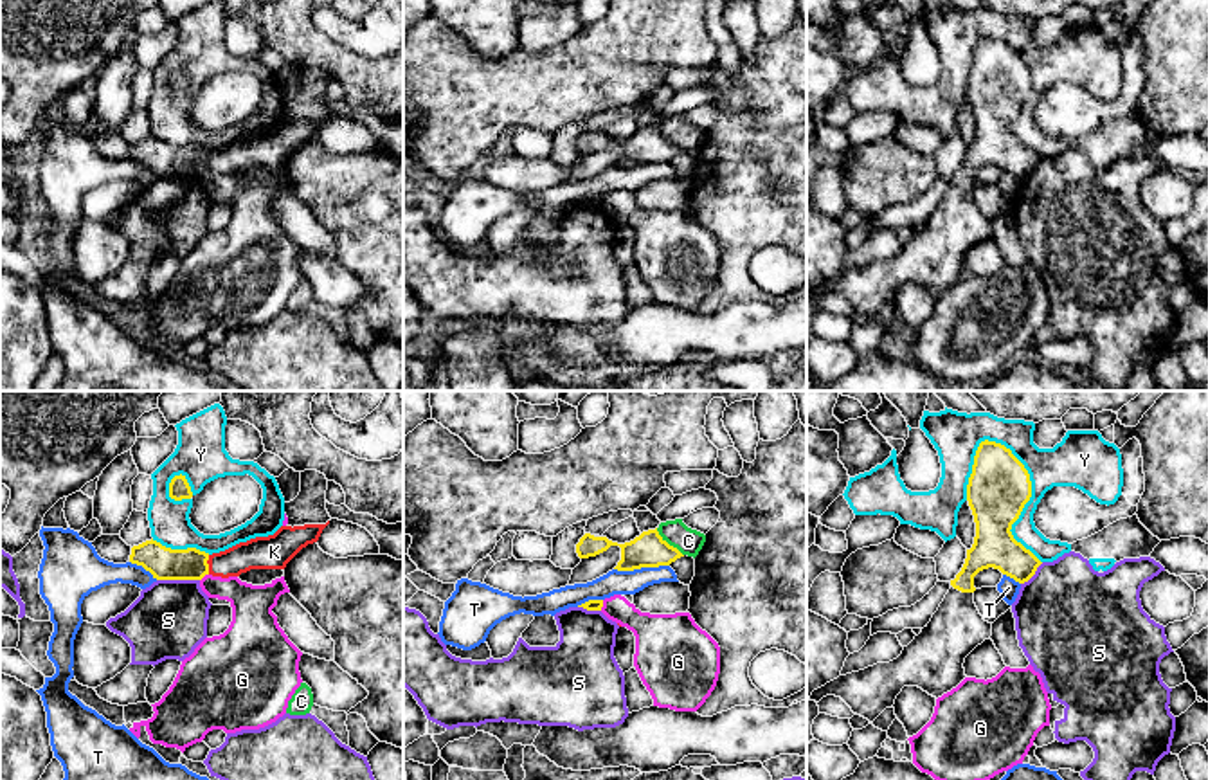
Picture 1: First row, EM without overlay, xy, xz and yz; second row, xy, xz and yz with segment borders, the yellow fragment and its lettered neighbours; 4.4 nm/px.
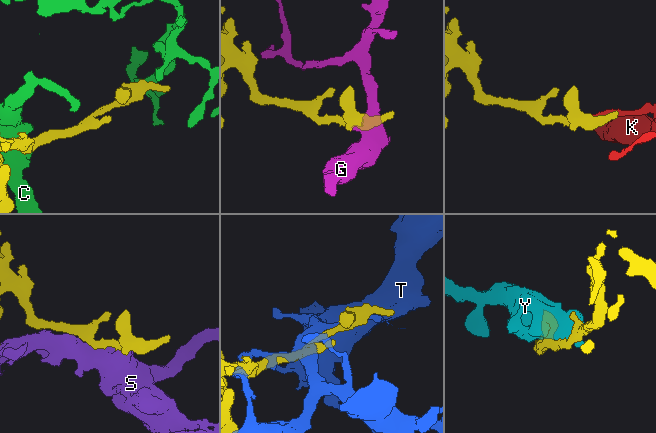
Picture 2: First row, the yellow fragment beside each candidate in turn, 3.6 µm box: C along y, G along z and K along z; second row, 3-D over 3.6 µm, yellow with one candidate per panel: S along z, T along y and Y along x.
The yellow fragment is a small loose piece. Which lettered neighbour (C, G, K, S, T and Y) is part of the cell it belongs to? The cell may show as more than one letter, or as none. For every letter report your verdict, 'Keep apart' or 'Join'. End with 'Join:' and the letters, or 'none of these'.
C: Keep apart
G: Keep apart
K: Keep apart
S: Keep apart
T: Keep apart
Y: Keep apart
Join: none of these

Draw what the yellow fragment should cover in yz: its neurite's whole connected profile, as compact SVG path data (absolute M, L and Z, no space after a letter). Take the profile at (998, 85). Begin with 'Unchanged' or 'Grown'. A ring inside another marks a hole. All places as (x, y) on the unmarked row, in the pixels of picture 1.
Grown. M981 38L967 81L974 141L938 207L897 256L839 272L814 286L808 297L835 292L873 319L895 301L904 283L918 283L936 295L956 285L967 274L965 254L992 232L992 220L974 200L974 173L994 164L1024 180L1042 160L1010 128L1030 94L1032 77L1024 61L1005 41Z

